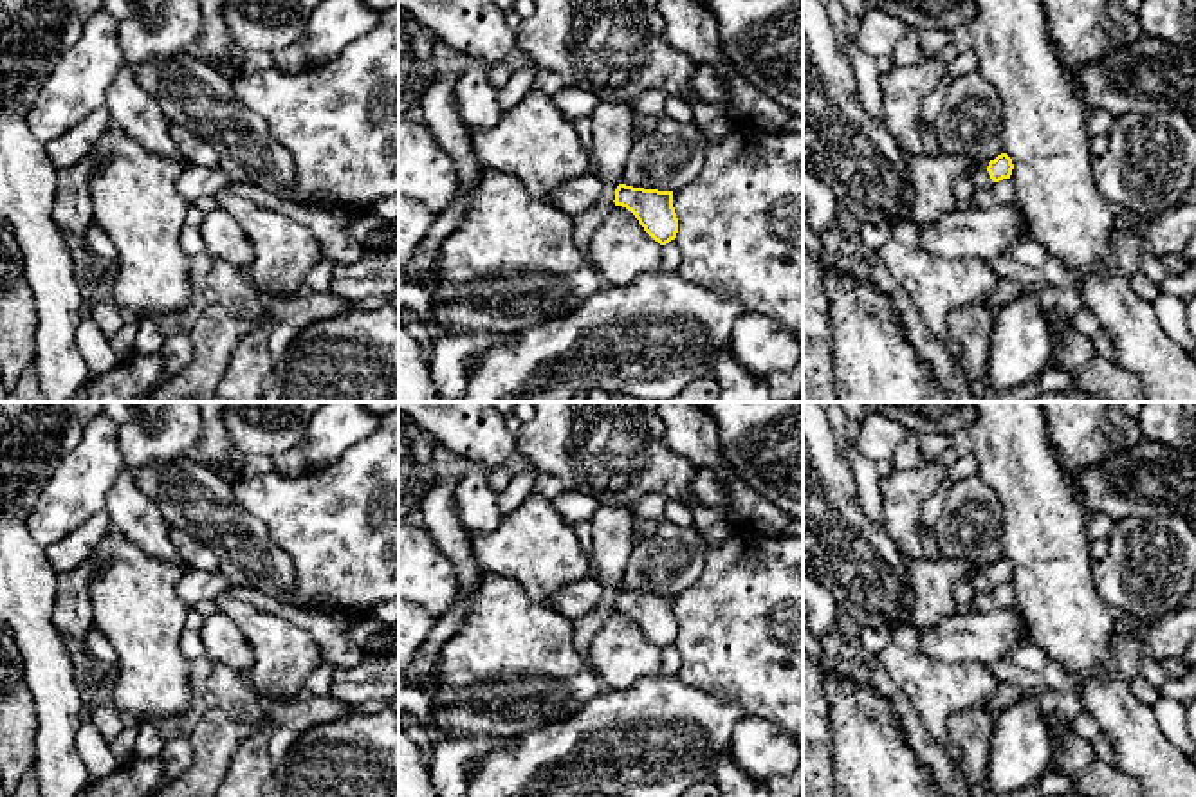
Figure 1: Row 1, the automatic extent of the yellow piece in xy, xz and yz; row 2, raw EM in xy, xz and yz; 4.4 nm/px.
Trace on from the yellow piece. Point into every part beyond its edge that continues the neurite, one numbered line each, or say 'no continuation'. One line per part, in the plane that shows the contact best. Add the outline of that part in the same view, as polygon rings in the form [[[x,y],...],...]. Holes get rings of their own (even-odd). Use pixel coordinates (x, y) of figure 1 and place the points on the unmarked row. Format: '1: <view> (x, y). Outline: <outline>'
1: yz (980, 583). Outline: [[[987,572],[976,573],[974,577],[969,579],[969,582],[978,597],[994,588]]]

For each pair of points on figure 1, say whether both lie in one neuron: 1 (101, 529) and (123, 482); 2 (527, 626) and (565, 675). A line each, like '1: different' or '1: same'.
1: different
2: same

